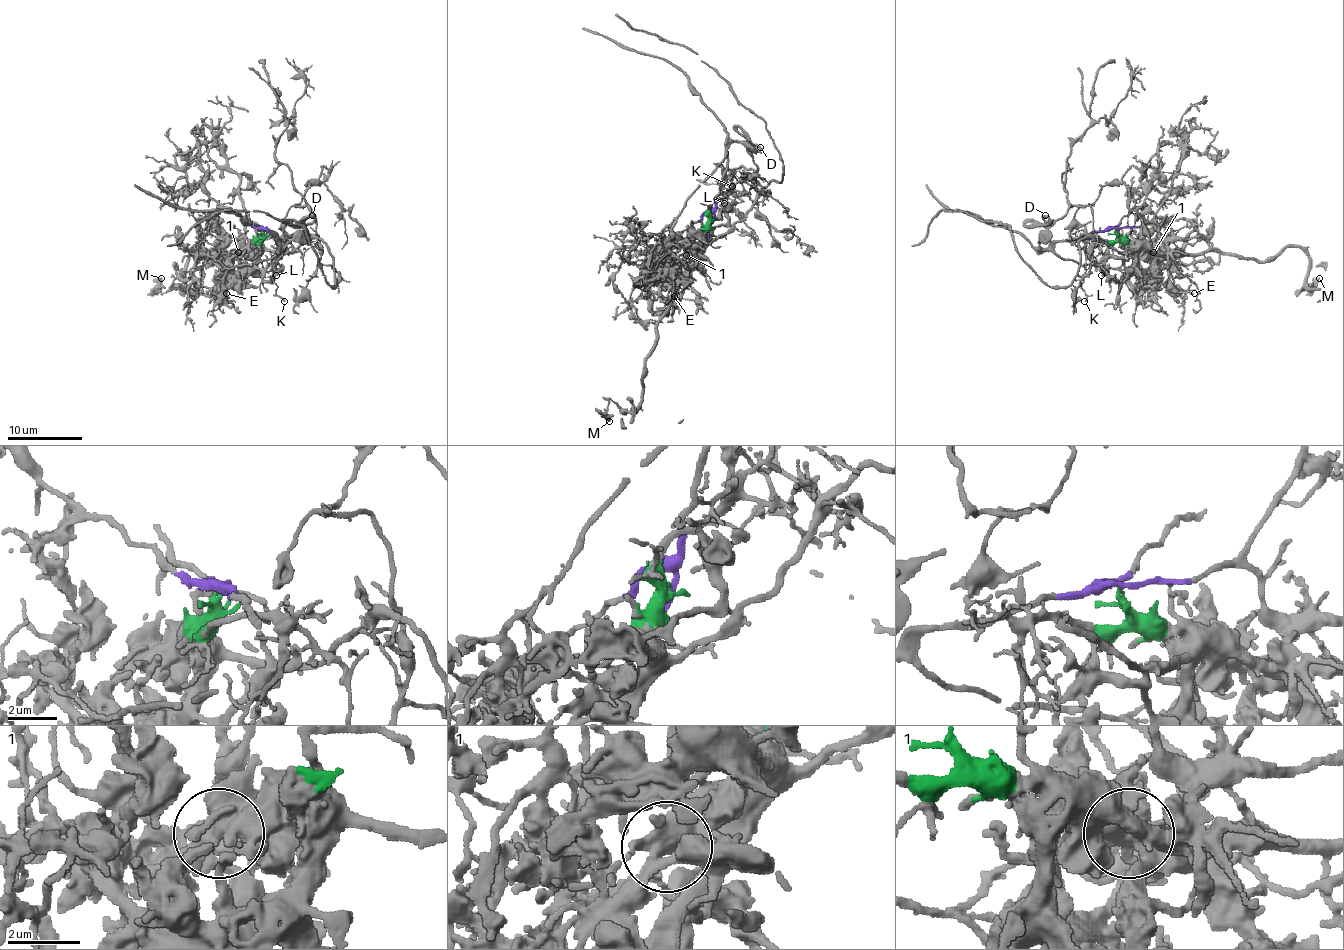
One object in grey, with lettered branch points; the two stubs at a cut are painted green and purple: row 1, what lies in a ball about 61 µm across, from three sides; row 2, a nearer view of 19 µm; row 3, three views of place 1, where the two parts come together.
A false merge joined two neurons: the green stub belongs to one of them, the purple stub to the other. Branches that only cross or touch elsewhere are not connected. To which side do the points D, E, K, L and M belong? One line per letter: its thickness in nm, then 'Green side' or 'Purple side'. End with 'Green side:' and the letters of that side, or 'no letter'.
D: Thickness 240 nm. Purple side
E: Thickness 140 nm. Green side
K: Thickness 110 nm. Green side
L: Thickness 440 nm. Green side
M: Thickness 320 nm. Green side
Green side: E, K, L, M

